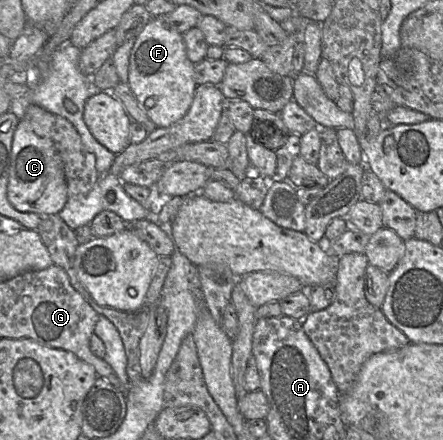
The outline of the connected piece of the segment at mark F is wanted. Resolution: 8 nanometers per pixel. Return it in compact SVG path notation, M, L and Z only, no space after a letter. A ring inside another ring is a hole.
M153 17L135 38L129 59L128 85L157 127L173 125L189 110L197 87L194 63L187 57L182 33L166 27L162 17Z

